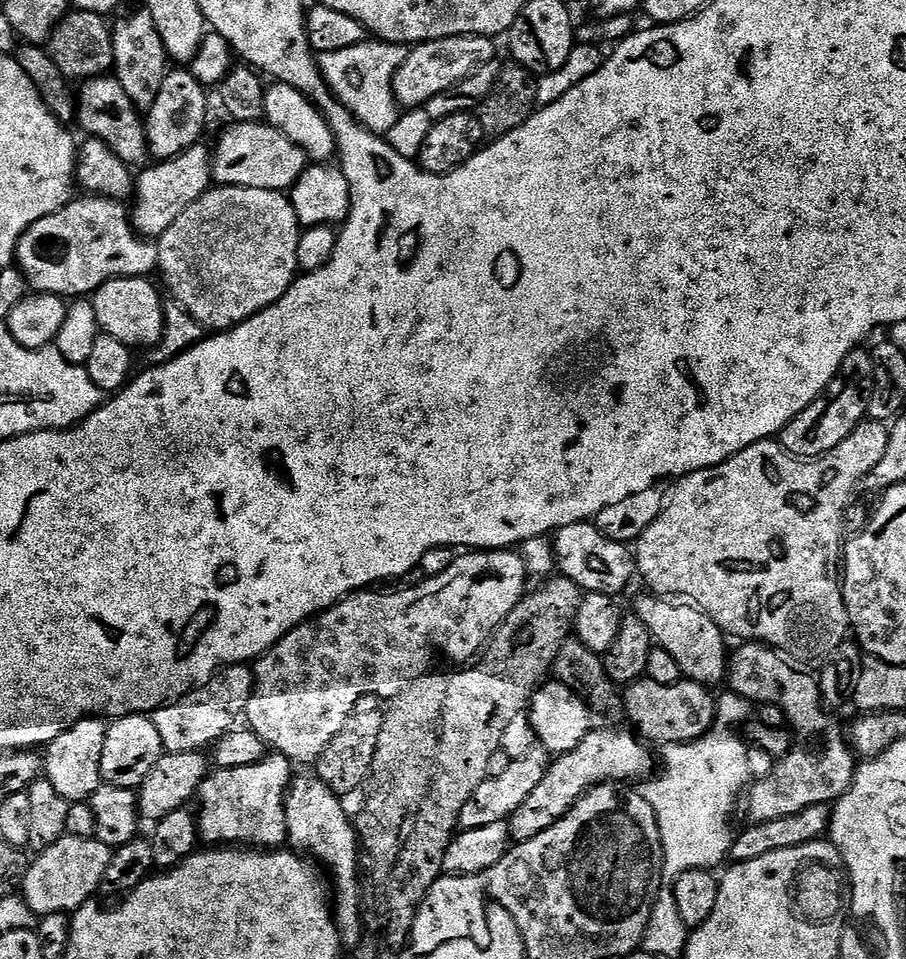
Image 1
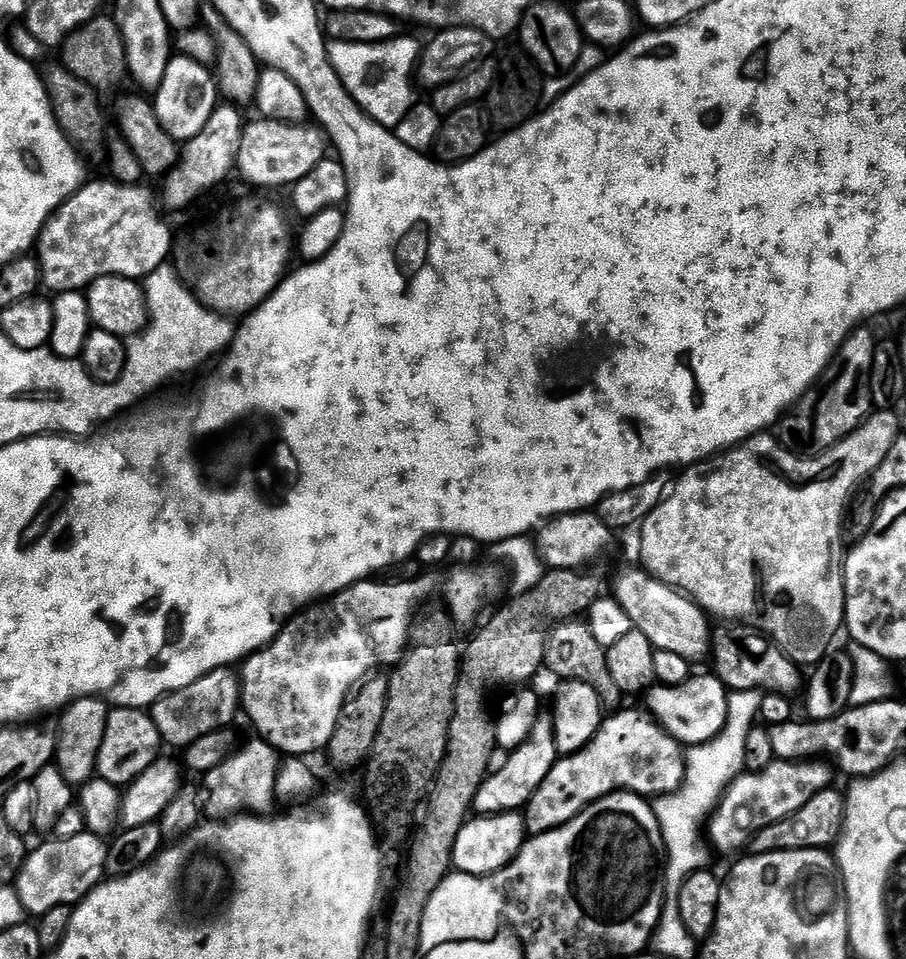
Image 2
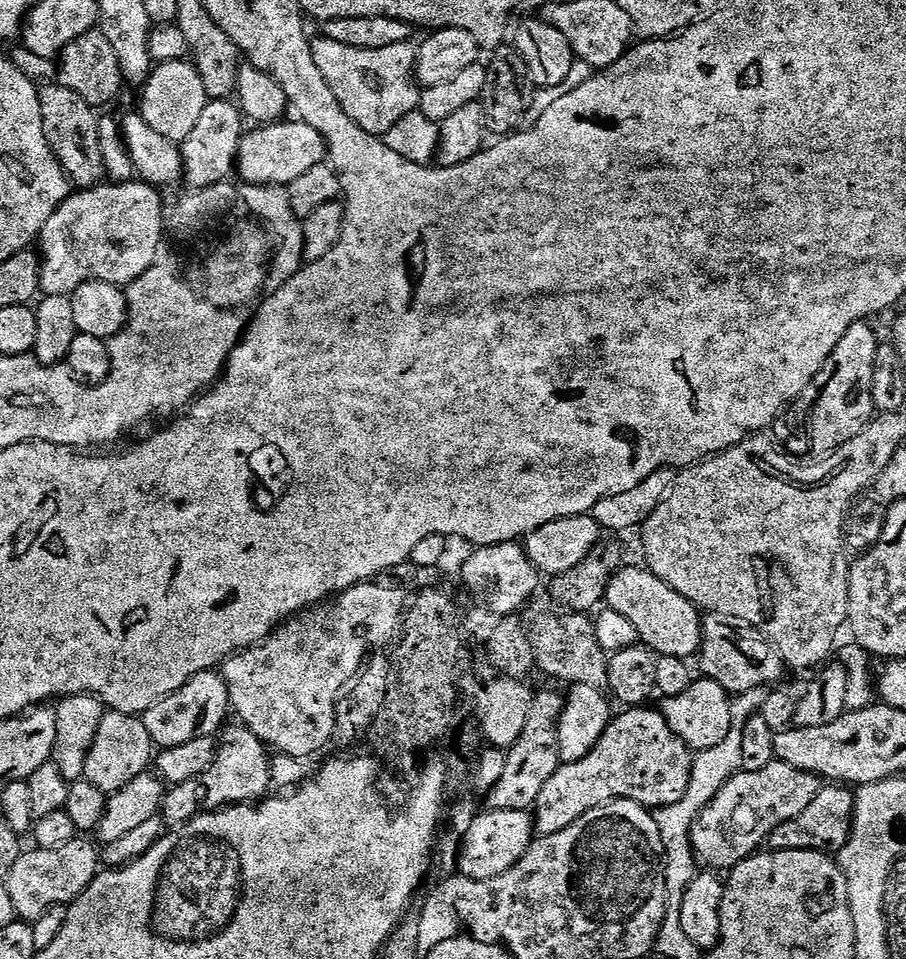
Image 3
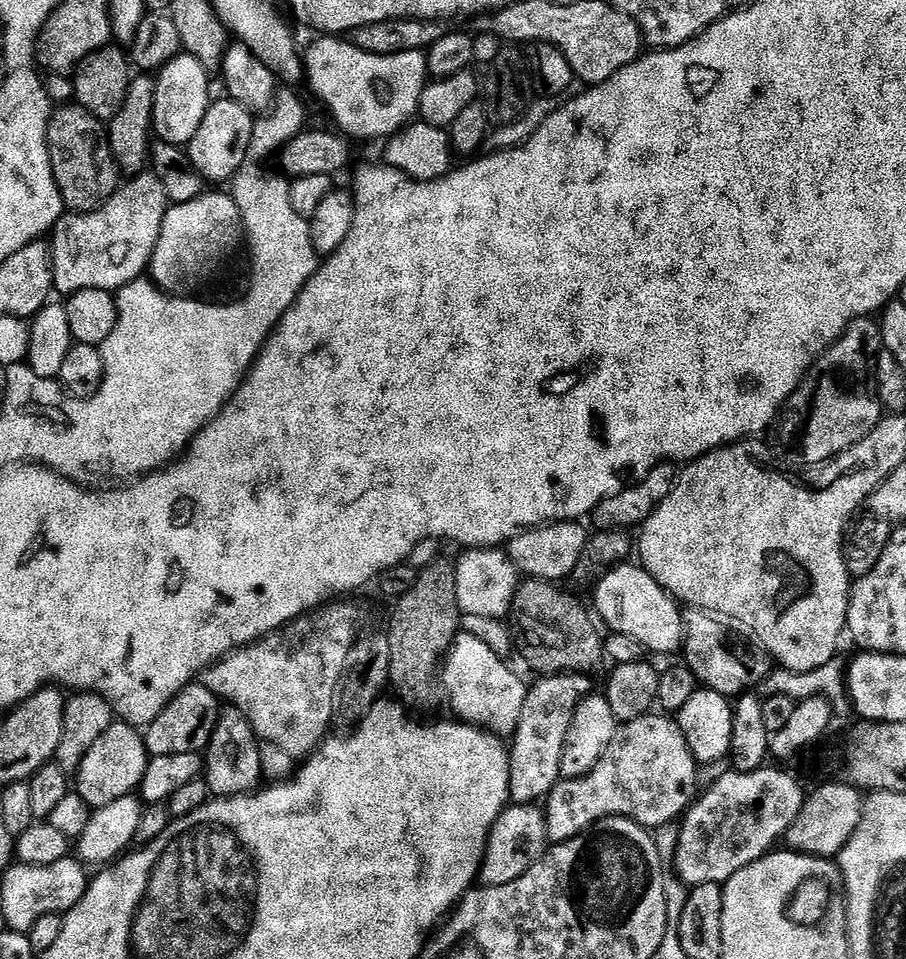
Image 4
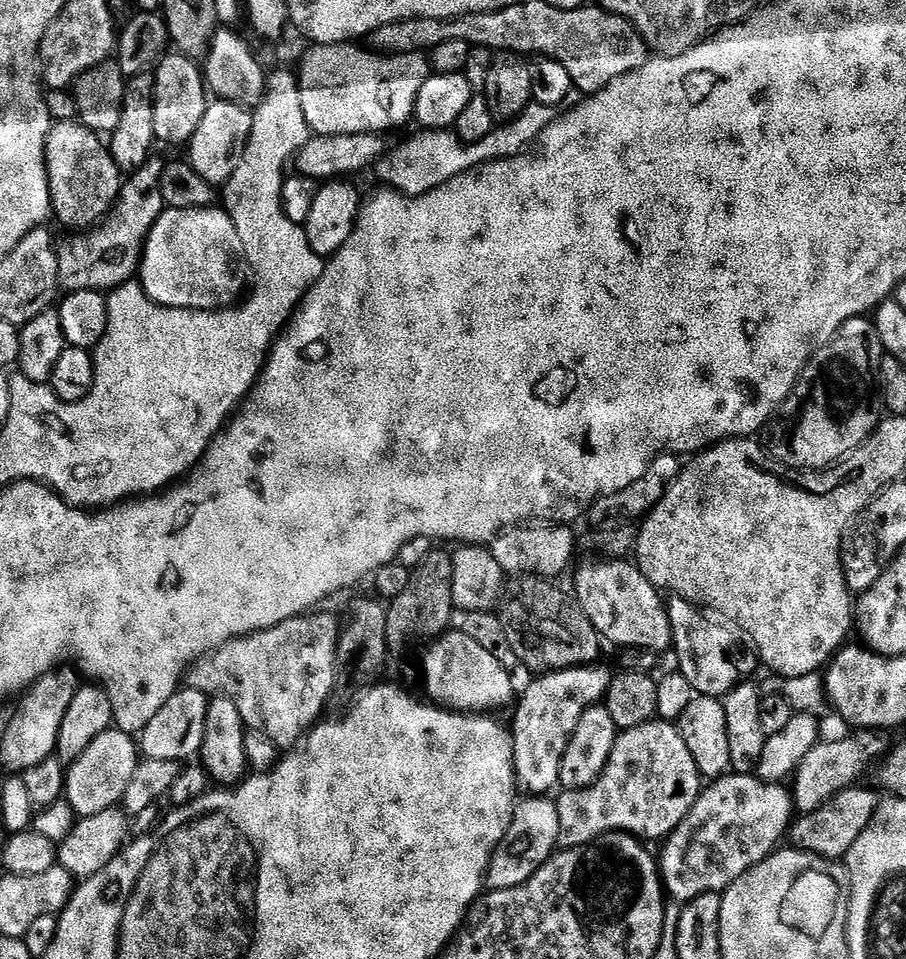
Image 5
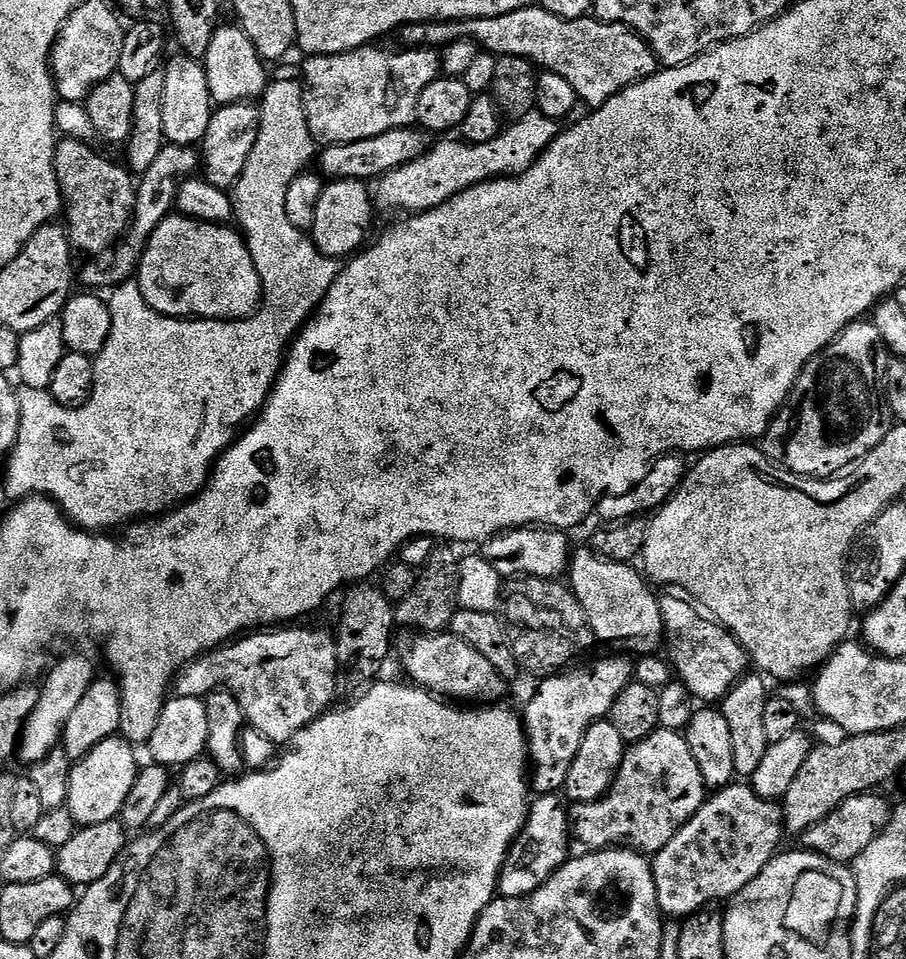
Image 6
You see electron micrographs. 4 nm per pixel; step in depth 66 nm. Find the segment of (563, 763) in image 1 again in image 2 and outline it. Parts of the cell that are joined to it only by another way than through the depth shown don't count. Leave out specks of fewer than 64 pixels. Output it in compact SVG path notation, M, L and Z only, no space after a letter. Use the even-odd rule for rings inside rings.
M624 711L609 715L612 717L601 723L586 747L557 759L550 774L546 774L546 782L538 786L522 812L524 827L532 836L570 822L570 818L589 808L595 800L612 792L633 792L635 796L655 798L676 791L683 783L685 753L681 745L643 711Z

